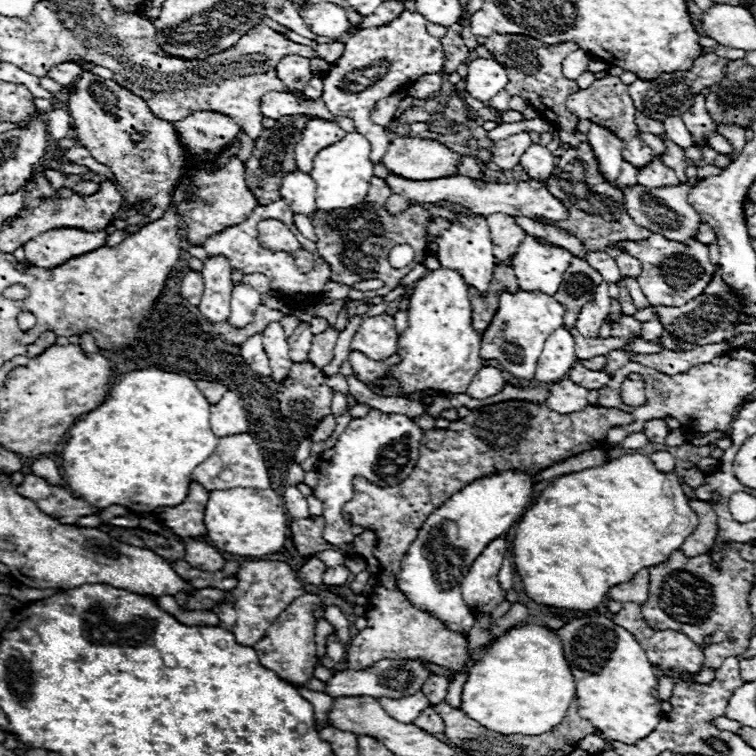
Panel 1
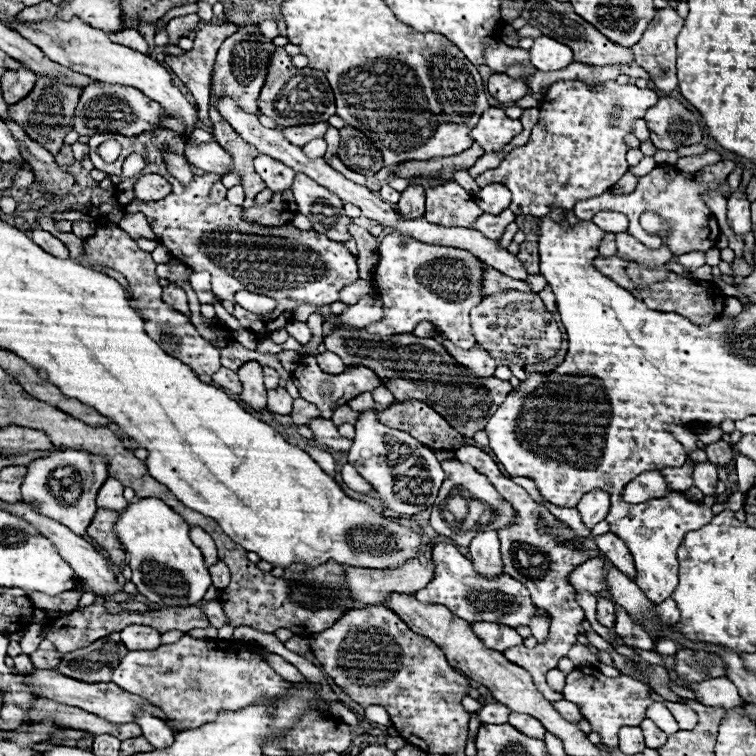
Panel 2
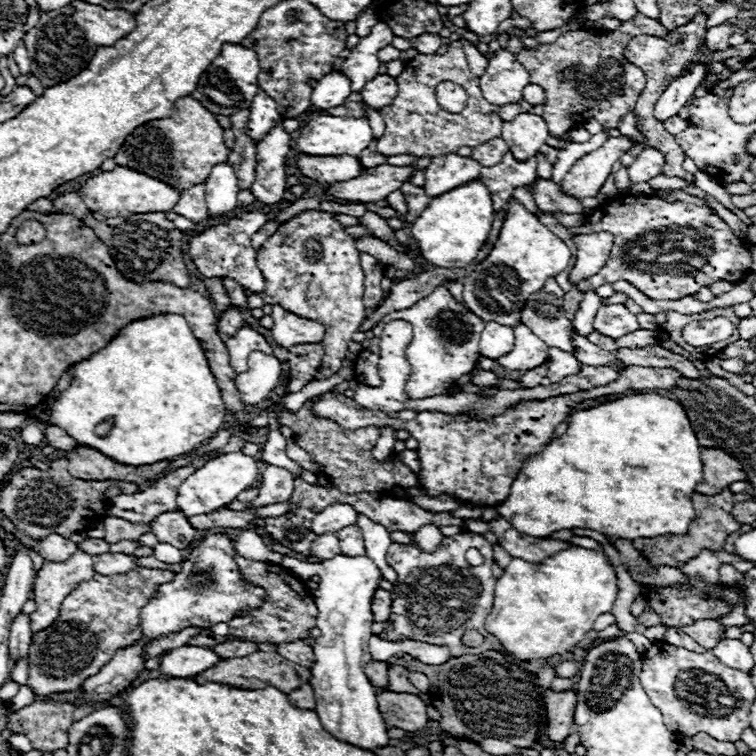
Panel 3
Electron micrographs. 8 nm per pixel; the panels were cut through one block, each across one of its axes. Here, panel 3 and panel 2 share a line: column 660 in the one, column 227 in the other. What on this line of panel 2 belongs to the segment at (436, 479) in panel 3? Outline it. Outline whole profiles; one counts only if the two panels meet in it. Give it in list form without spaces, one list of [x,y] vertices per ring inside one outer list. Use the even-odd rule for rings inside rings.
[[[220,368],[220,370],[212,376],[212,380],[214,380],[214,384],[220,386],[220,388],[226,388],[226,390],[230,390],[230,392],[234,392],[234,394],[240,392],[240,380],[238,380],[238,376],[236,376],[236,372],[232,372],[232,370],[228,370],[228,368]]]

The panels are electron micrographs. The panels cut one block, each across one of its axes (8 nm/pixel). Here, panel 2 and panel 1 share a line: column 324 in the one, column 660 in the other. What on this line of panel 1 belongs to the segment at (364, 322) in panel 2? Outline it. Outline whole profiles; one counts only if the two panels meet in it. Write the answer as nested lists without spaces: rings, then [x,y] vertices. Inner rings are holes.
[[[652,318],[652,320],[644,322],[642,340],[656,340],[656,338],[660,338],[660,334],[662,334],[662,324],[660,324],[658,318]]]

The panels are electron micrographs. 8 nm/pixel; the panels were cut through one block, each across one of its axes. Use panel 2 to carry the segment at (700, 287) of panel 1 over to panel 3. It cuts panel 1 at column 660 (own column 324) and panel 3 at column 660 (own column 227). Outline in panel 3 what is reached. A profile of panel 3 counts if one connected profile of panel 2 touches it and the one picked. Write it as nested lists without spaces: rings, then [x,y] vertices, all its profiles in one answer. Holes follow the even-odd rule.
[[[622,194],[592,210],[586,222],[578,228],[566,228],[542,212],[536,212],[536,216],[548,226],[548,230],[566,242],[573,256],[576,256],[577,251],[574,244],[576,234],[610,232],[614,236],[610,260],[598,274],[578,284],[560,279],[560,274],[555,277],[564,292],[570,292],[572,288],[586,292],[598,288],[600,284],[612,284],[618,278],[624,278],[652,300],[679,300],[682,296],[692,296],[700,290],[700,286],[710,286],[718,280],[738,282],[750,274],[752,258],[748,242],[734,236],[730,226],[720,216],[712,214],[712,210],[706,206],[682,200],[662,202],[658,198]]]

